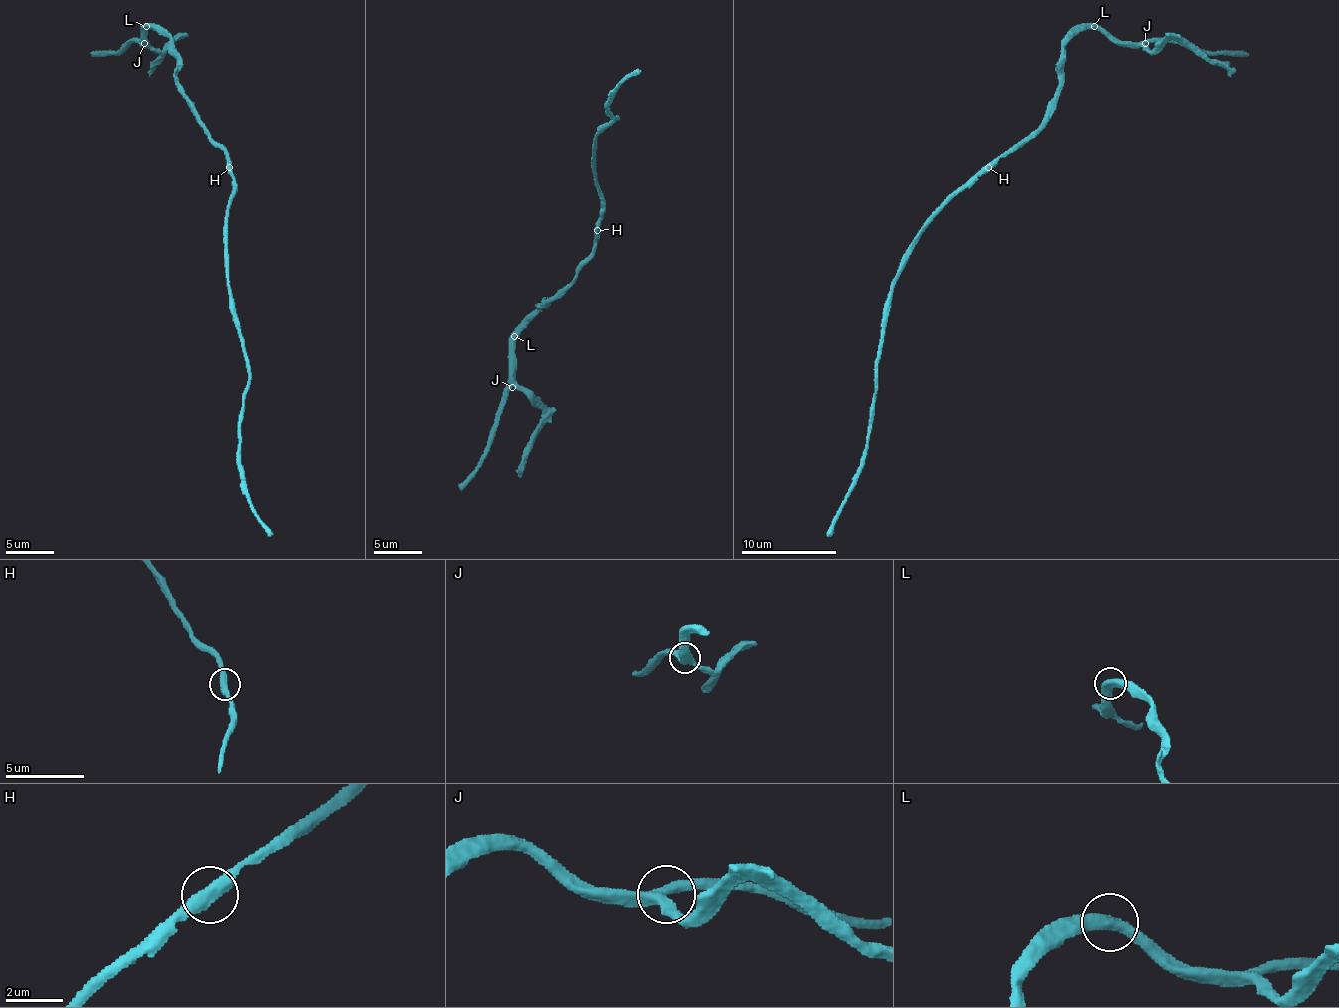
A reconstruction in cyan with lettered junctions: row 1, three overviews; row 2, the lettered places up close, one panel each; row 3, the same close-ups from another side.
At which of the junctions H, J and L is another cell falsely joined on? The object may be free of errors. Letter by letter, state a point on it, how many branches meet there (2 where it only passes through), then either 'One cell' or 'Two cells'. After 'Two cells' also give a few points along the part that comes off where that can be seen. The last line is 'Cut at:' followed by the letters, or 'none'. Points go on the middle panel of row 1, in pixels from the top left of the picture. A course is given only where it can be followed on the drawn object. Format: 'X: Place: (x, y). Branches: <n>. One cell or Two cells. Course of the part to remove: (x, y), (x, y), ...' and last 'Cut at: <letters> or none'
H: Place: (597, 230). Branches: 2. One cell
J: Place: (512, 387). Branches: 3. One cell
L: Place: (514, 336). Branches: 2. One cell
Cut at: none

